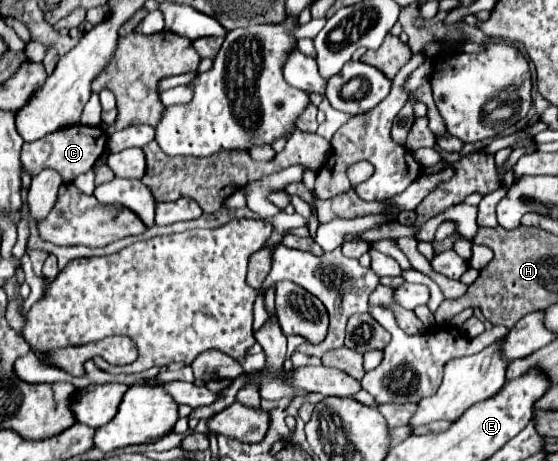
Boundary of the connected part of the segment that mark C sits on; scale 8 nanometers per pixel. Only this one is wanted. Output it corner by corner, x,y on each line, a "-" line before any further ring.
75,124
63,130
55,130
51,134
47,134
45,138
39,138
35,142
27,142
23,144
21,150
21,162
23,162
23,172
27,172
29,176
37,176
41,170
55,170
61,174
63,182
69,184
73,182
79,174
89,172
97,158
103,154
107,144
107,134
101,130
101,126
83,126
83,124

